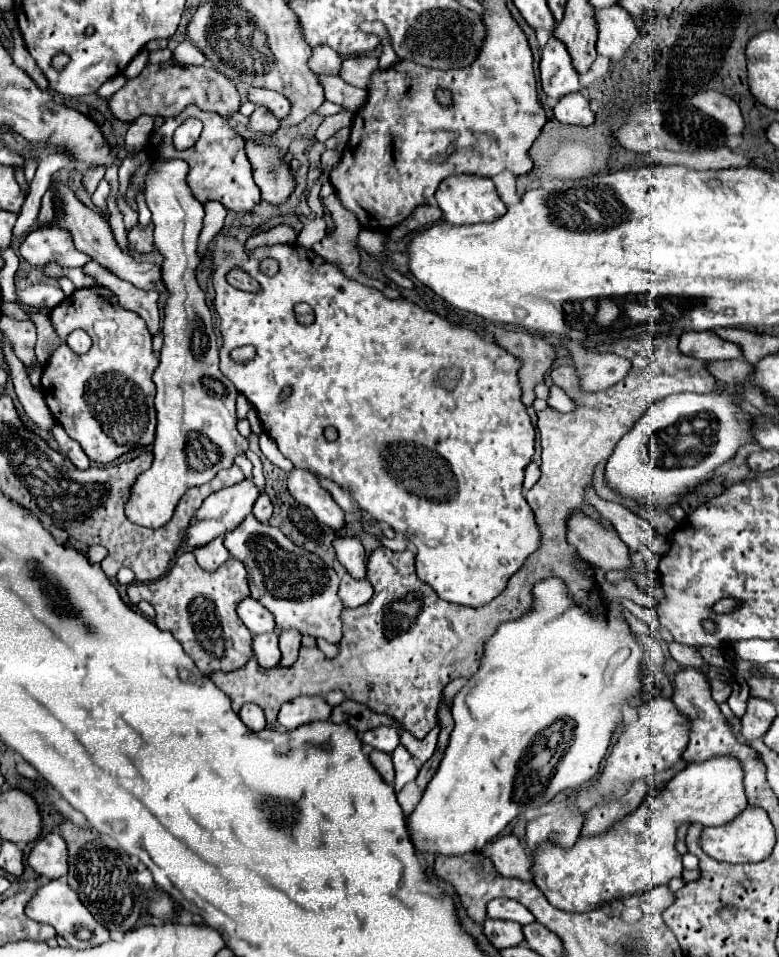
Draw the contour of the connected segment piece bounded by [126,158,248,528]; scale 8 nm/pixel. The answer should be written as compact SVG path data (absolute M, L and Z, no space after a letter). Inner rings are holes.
M172 158L172 160L154 160L148 174L146 174L146 206L152 212L152 224L154 224L154 246L164 256L162 262L162 282L166 286L168 298L164 306L164 344L160 350L160 364L152 374L152 382L156 384L156 412L158 412L158 428L156 428L156 440L154 440L154 462L152 466L140 474L132 488L132 496L126 504L126 516L136 522L138 526L146 528L160 528L164 526L178 504L178 500L184 496L184 492L192 486L200 486L204 482L210 482L220 470L230 468L234 464L234 458L244 454L248 450L248 440L236 430L236 396L238 390L234 384L220 372L218 368L218 342L212 328L212 314L206 306L204 292L196 282L196 268L200 266L198 256L198 236L202 230L202 218L204 218L204 206L198 202L186 182L188 176L188 164L184 160Z

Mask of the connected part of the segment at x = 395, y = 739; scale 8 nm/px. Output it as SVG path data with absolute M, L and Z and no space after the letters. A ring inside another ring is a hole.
M380 726L380 728L372 728L372 730L366 730L362 734L362 742L372 746L374 750L380 750L380 752L392 752L398 744L400 744L400 736L398 736L398 730L396 728L390 728L390 726Z

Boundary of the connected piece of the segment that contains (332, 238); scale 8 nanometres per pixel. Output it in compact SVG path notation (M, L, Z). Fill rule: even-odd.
M330 194L324 200L324 206L330 210L334 230L324 240L314 244L312 250L322 258L326 258L328 262L336 262L348 278L354 278L364 286L372 286L388 298L398 298L400 296L398 288L392 288L380 280L372 280L360 272L360 248L358 248L360 224L348 210L344 210L344 206L340 206L338 196Z

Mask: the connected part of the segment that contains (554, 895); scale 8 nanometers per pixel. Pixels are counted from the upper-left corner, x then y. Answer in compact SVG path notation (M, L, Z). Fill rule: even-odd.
M728 756L712 758L702 764L690 764L682 772L678 772L666 786L659 790L651 789L638 806L624 820L618 820L612 830L596 834L596 836L580 836L574 846L562 848L554 842L542 842L532 854L532 878L534 884L542 890L542 894L552 902L552 906L566 912L588 912L600 904L610 900L626 898L632 894L644 894L654 886L668 884L668 880L682 874L682 856L674 848L676 830L684 822L700 822L704 826L722 826L732 822L746 806L746 794L742 784L742 768L740 762Z

